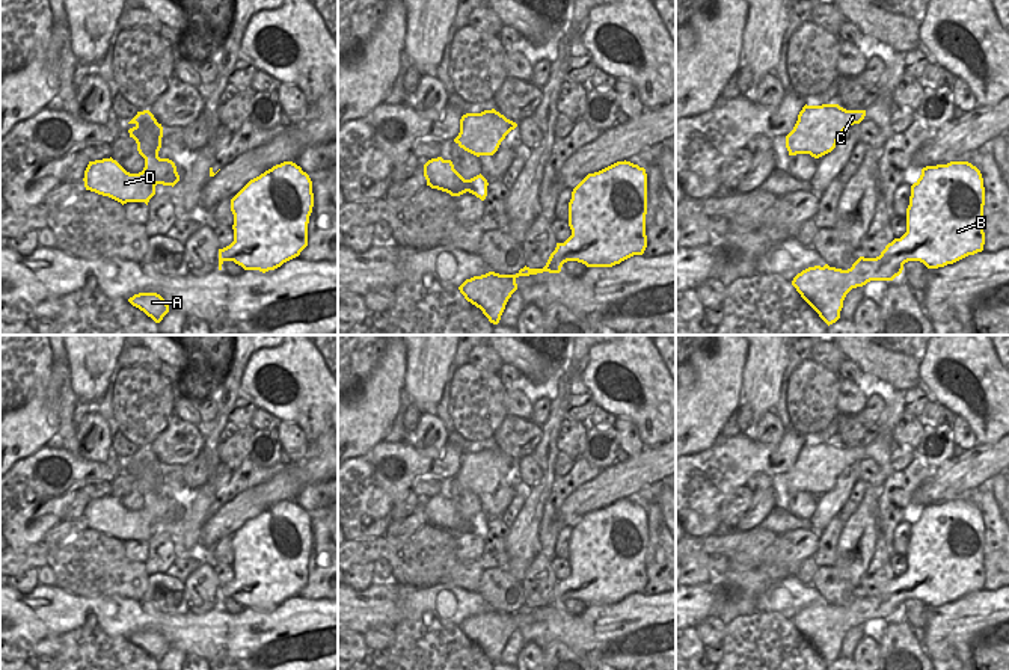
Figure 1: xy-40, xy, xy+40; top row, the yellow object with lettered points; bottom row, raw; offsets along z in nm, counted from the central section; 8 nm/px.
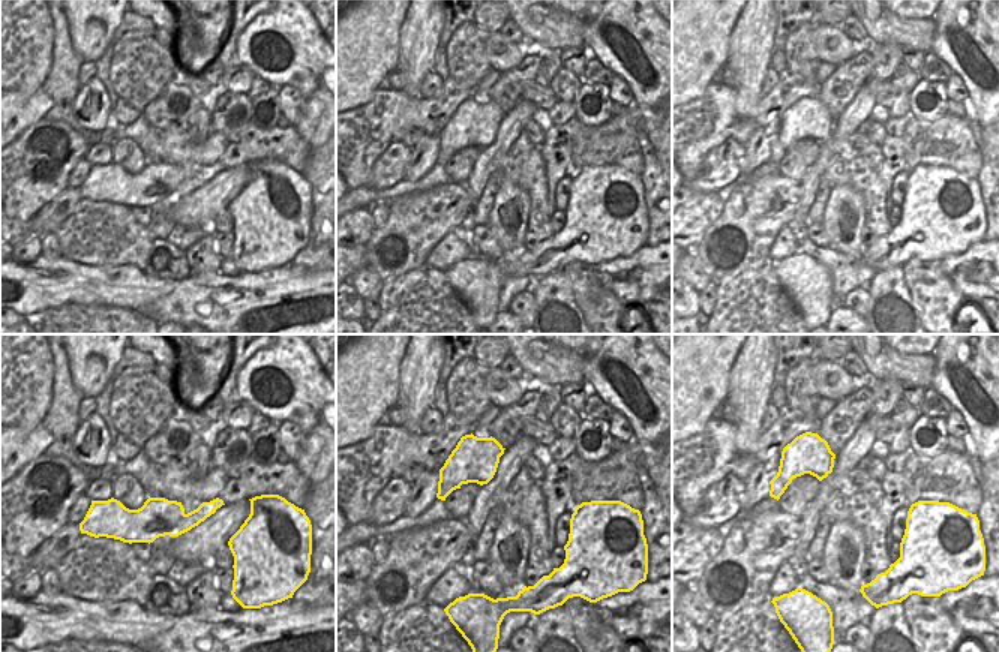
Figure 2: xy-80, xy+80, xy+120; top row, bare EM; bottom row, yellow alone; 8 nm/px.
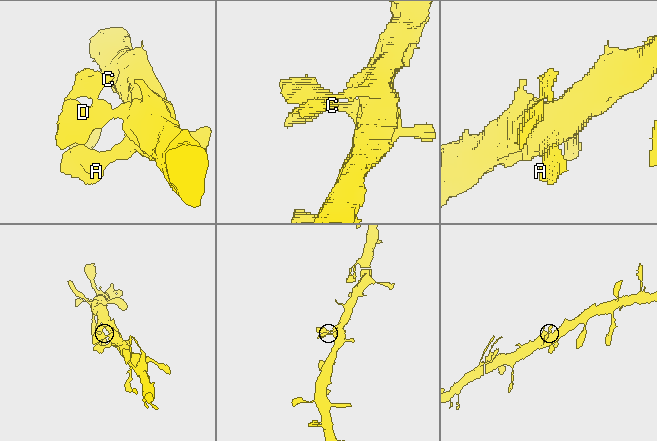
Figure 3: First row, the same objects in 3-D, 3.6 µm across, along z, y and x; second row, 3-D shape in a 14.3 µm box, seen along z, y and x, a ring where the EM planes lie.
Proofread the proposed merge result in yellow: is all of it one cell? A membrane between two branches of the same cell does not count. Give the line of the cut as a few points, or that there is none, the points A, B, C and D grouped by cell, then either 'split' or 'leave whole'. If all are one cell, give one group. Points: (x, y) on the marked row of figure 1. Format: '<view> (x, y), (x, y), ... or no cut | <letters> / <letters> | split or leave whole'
no cut | A B C D | leave whole

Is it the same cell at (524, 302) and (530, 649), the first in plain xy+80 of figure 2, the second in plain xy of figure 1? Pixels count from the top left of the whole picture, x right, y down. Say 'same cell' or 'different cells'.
same cell

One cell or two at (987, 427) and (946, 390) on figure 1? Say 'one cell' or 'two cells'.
one cell

